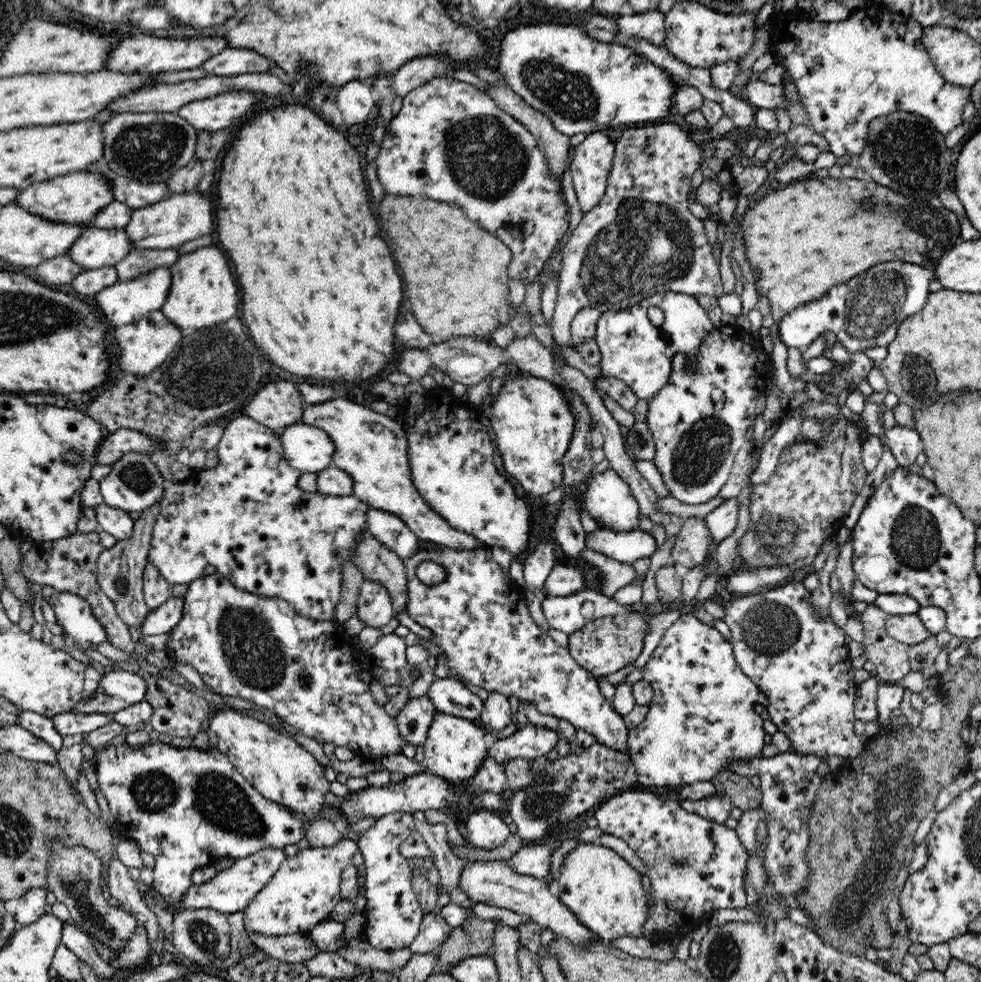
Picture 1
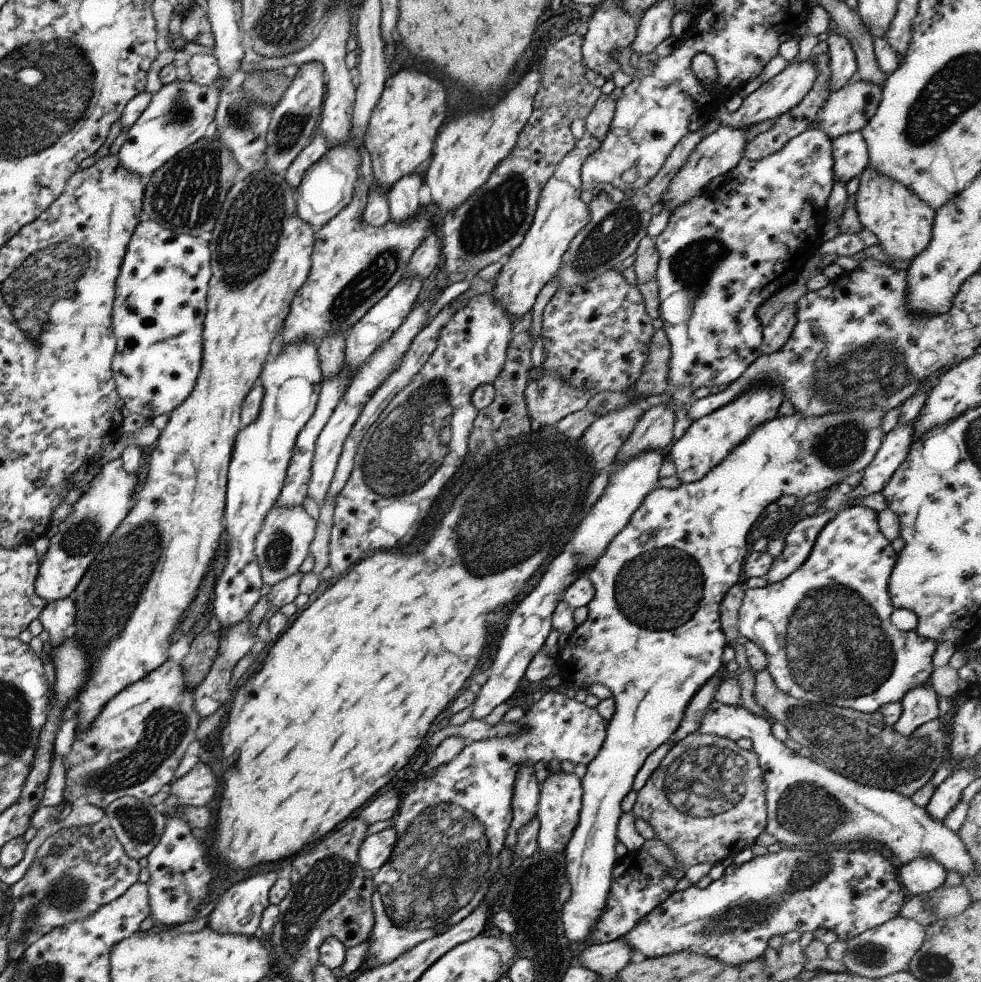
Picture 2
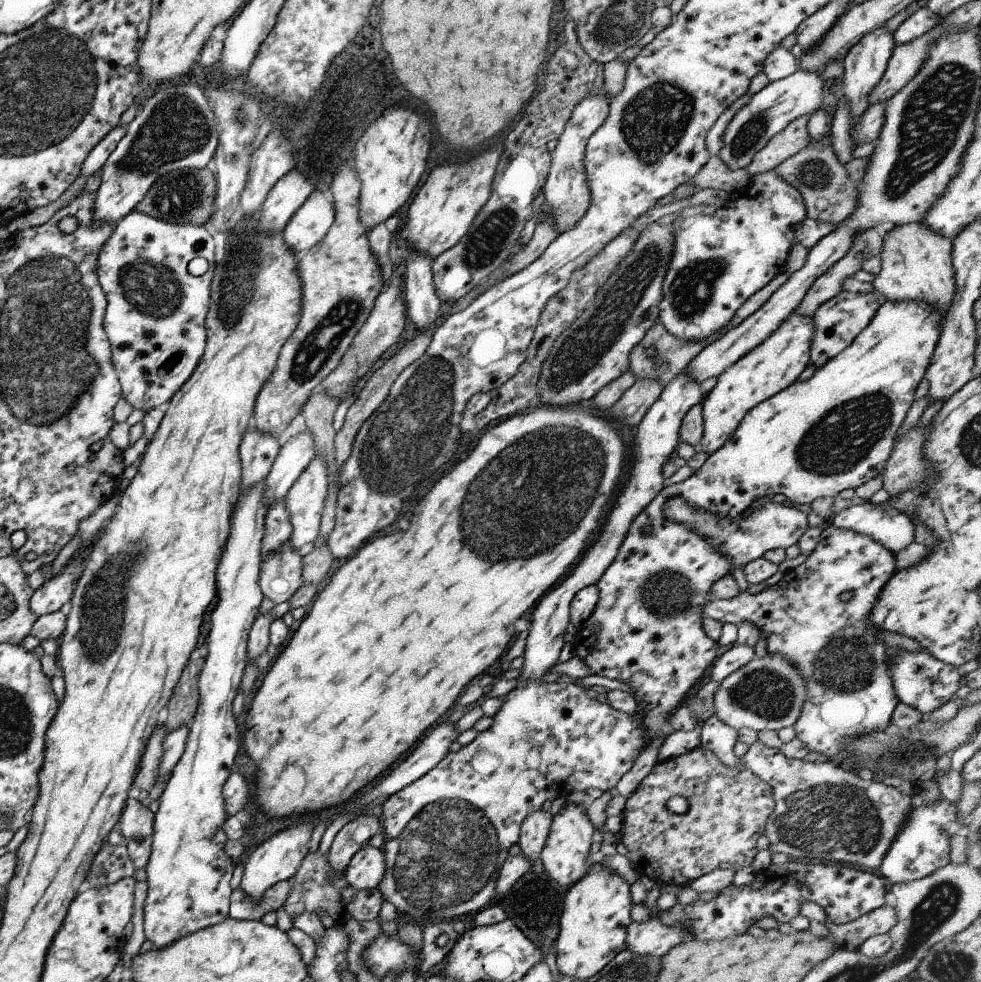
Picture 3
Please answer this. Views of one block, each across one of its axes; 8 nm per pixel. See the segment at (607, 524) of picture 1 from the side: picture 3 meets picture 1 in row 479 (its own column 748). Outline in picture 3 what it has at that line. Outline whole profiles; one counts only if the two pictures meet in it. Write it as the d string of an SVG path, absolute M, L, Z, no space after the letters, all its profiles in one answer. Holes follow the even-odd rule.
M833 525L824 526L820 543L816 546L816 549L809 554L806 562L804 562L801 566L784 573L784 577L778 584L770 586L756 595L752 595L748 592L748 590L746 590L745 592L742 592L736 597L730 599L711 598L711 600L701 609L701 612L704 617L718 620L718 622L722 622L722 625L731 623L738 626L744 622L754 624L761 631L762 637L766 640L768 653L772 655L780 654L781 656L786 657L791 664L801 672L801 675L805 678L807 700L803 705L801 718L796 722L796 724L794 724L793 730L795 731L796 738L799 738L800 742L804 742L804 746L806 746L810 752L820 754L820 756L822 756L821 760L832 762L832 764L836 764L836 766L840 766L844 770L848 768L846 771L872 778L878 782L884 782L884 784L888 784L888 786L894 786L894 788L897 788L902 792L906 792L906 794L908 794L908 796L910 796L913 800L915 788L911 787L908 782L904 782L904 778L900 778L900 776L890 776L890 774L884 774L884 772L876 772L876 774L872 774L870 770L862 770L862 772L858 772L856 762L852 760L852 756L848 756L848 754L846 754L846 742L848 742L848 740L852 740L852 738L856 738L856 736L862 736L862 734L874 731L886 731L891 724L891 717L893 716L894 710L899 704L892 687L888 667L889 660L899 650L884 648L884 646L876 640L875 636L871 634L871 630L876 630L877 628L872 627L869 622L869 615L872 611L873 605L876 603L877 597L881 594L882 588L890 581L890 578L896 572L895 569L896 562L894 554L886 551L886 548L883 548L880 544L872 541L868 536L860 535L856 532L844 531ZM846 591L854 592L854 597L849 602L842 602L839 600L839 596Z

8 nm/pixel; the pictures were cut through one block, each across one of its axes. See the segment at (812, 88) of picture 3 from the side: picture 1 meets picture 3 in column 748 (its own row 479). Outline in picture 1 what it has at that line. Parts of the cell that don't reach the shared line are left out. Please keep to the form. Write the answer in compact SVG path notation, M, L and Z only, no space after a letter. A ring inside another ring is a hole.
M124 453L116 462L110 465L110 474L99 482L99 489L103 496L103 502L114 508L121 508L126 512L142 512L149 509L152 504L161 502L165 488L166 479L158 467L150 460L148 455L140 453Z

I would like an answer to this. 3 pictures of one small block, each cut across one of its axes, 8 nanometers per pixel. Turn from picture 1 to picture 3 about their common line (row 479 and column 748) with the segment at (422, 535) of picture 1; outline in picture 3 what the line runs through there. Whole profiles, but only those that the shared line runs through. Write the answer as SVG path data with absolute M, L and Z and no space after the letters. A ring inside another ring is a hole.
M791 313L769 338L718 376L717 385L701 403L704 435L701 444L695 448L696 452L705 451L709 456L716 453L731 439L752 408L798 381L811 360L811 345L817 332L813 316Z

